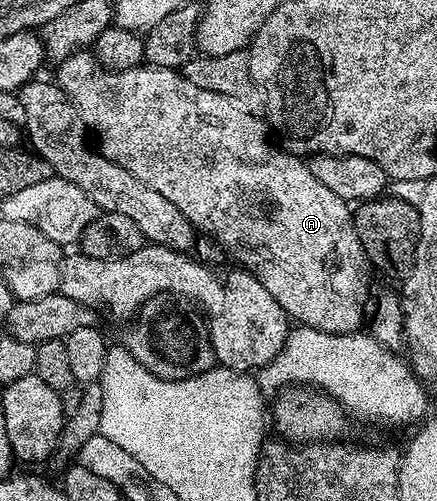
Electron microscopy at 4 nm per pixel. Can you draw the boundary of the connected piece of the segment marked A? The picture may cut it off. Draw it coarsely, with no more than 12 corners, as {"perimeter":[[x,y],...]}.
{"perimeter":[[171,68],[55,83],[101,155],[298,325],[356,332],[353,212],[266,125]]}

